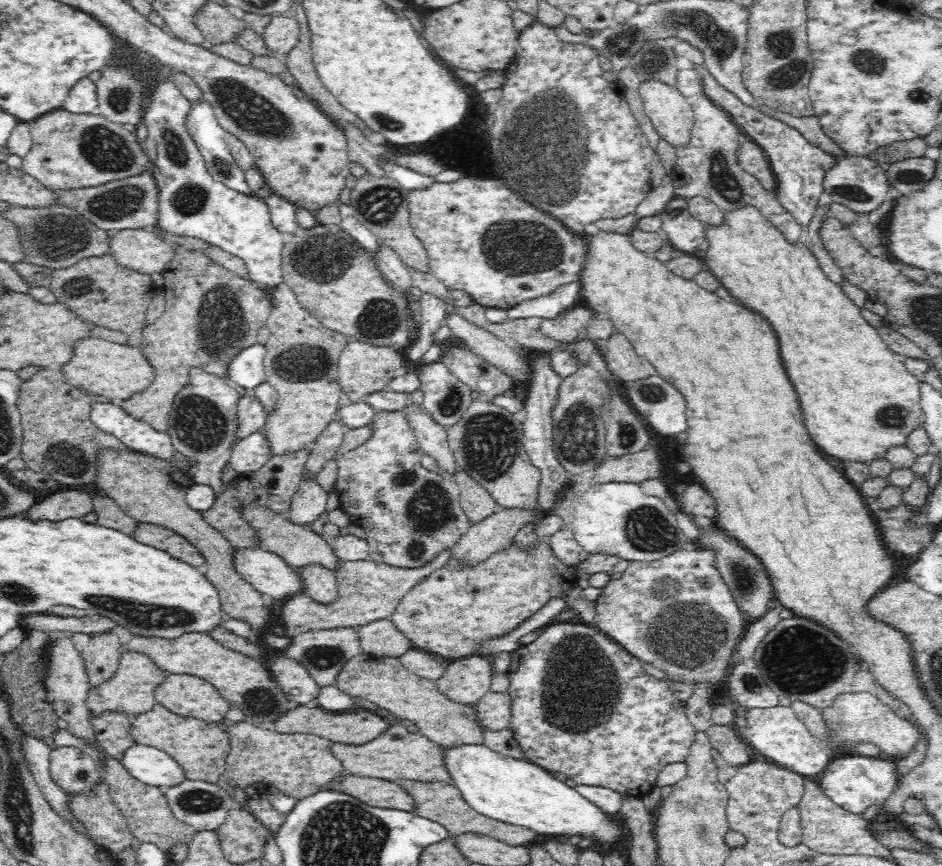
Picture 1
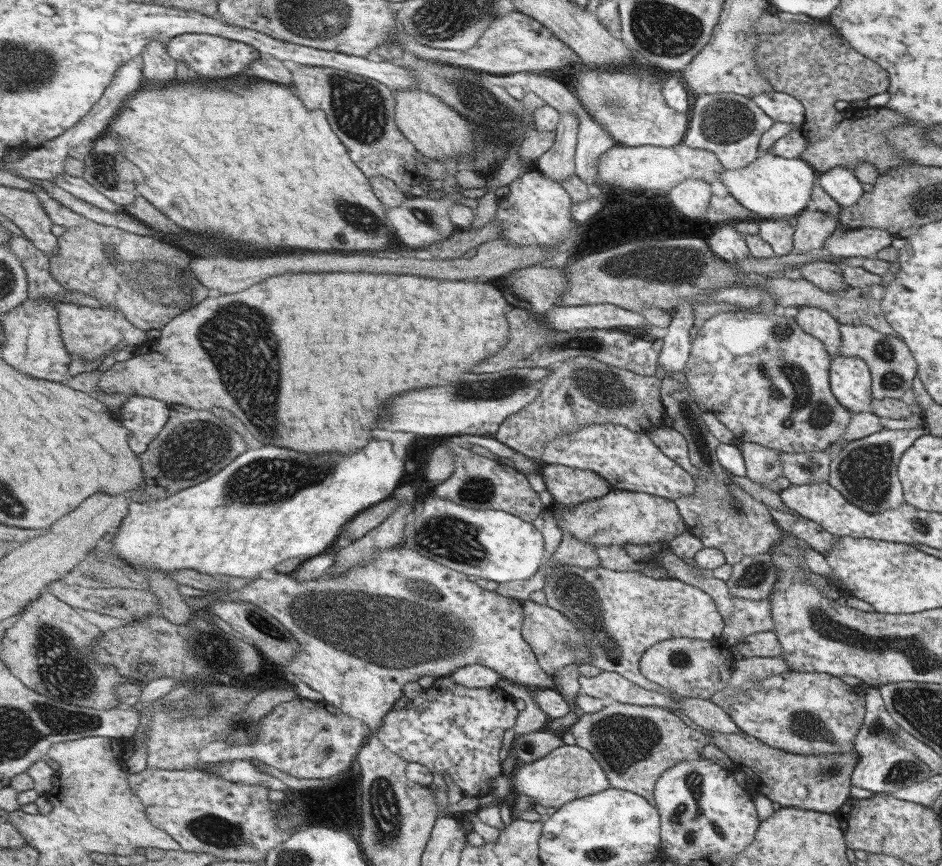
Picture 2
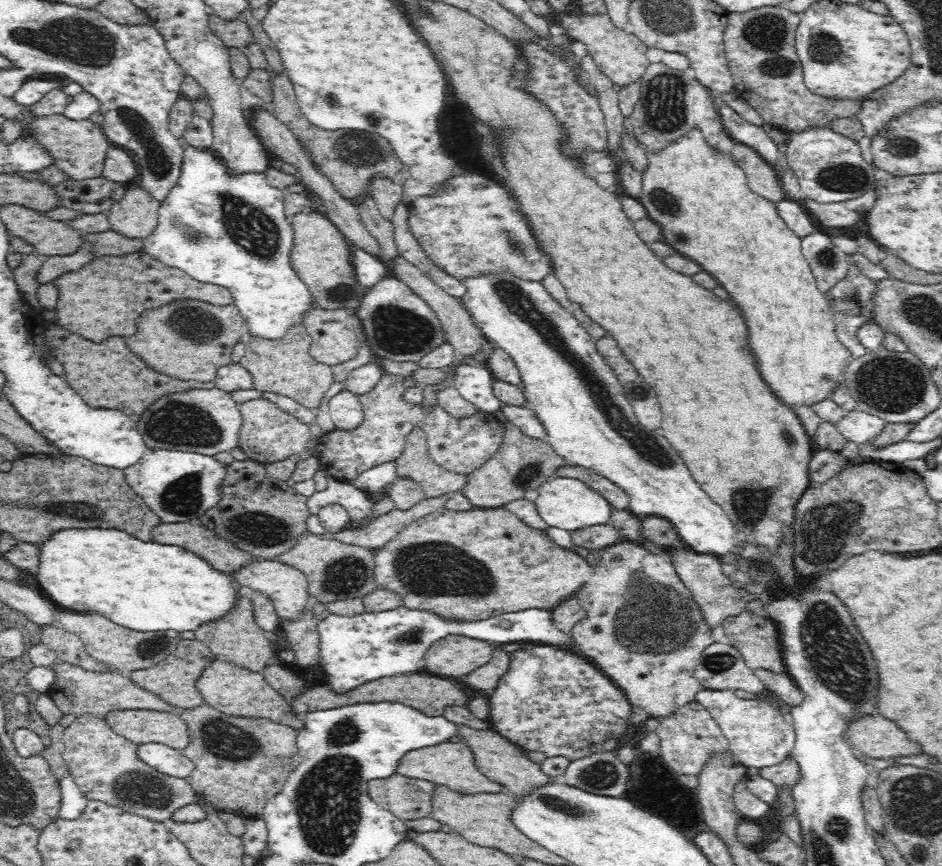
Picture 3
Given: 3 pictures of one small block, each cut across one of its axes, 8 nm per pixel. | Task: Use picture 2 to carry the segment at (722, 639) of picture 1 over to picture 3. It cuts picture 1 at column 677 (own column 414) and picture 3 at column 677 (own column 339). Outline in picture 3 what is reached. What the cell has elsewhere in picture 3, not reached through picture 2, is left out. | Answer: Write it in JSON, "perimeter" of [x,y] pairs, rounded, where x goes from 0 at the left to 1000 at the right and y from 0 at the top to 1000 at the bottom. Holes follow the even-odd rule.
{"perimeter":[[[656,626],[643,635],[637,635],[639,647],[633,654],[631,667],[609,686],[618,704],[624,709],[622,716],[614,718],[605,734],[609,737],[616,755],[635,771],[671,815],[684,818],[692,829],[703,829],[718,822],[722,815],[737,811],[737,804],[747,797],[737,781],[737,771],[745,762],[745,753],[758,741],[758,725],[752,723],[737,686],[724,674],[715,651],[709,644],[694,642],[673,626]]]}

